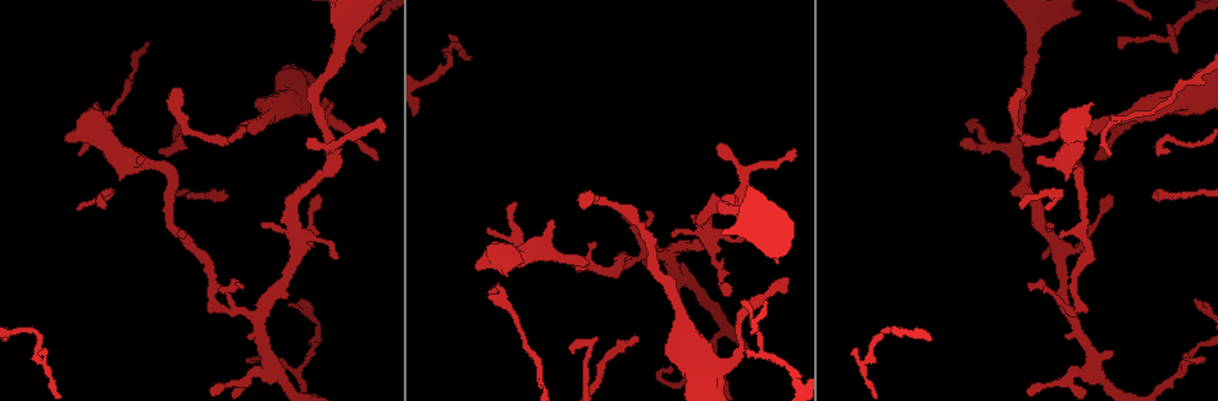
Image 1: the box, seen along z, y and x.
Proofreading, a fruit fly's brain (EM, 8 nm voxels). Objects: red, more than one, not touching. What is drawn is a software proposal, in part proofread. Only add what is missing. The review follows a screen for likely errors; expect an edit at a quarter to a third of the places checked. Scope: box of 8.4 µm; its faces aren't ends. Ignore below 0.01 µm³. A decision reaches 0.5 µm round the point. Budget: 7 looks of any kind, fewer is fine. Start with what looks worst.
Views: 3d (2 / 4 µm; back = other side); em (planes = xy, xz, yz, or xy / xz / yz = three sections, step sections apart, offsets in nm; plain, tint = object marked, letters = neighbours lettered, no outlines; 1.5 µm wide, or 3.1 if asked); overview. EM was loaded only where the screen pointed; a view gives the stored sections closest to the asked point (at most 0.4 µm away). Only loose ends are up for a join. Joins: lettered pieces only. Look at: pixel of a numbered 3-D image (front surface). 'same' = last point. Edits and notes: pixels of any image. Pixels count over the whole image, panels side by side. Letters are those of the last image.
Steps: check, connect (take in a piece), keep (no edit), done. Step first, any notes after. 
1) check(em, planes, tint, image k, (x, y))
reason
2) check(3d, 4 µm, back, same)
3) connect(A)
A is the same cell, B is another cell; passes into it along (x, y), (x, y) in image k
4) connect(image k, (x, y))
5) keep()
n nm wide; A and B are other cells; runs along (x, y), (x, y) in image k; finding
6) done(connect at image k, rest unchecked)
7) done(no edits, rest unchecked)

check(3d, 4 µm, image 1, (1098, 158))
branch stops here

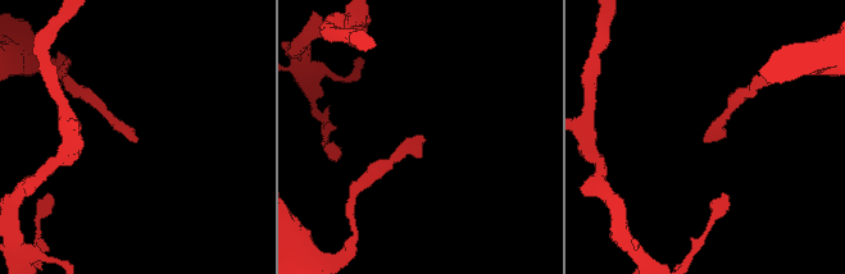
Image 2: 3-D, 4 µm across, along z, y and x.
check(em, xy, step 8, tint, image 2, (134, 140))

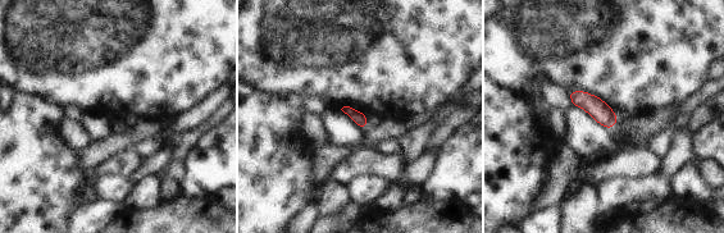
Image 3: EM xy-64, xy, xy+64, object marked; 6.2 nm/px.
check(em, planes, letters, same)

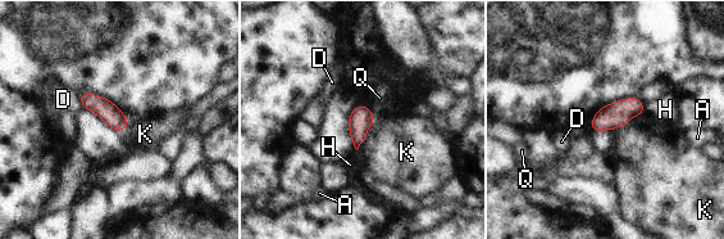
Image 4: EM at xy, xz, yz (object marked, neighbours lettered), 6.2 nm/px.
keep()
140 nm wide; A, D, H, K and Q are other cells; border along (642, 113), (614, 129) in image 4; none of them fits

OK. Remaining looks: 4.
check(3d, 4 µm, back, image 1, (476, 266))
thick end

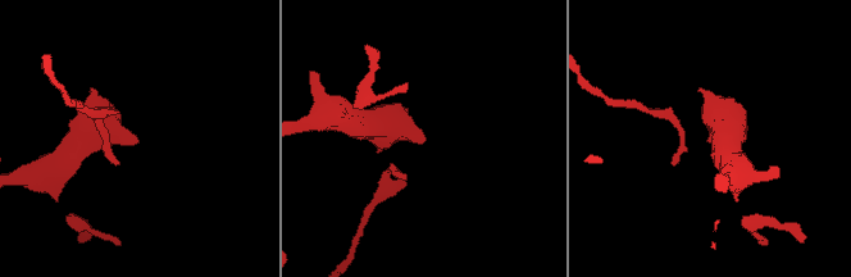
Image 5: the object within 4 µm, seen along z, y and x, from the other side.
check(em, xz, step 4, letters, image 5, (424, 137))

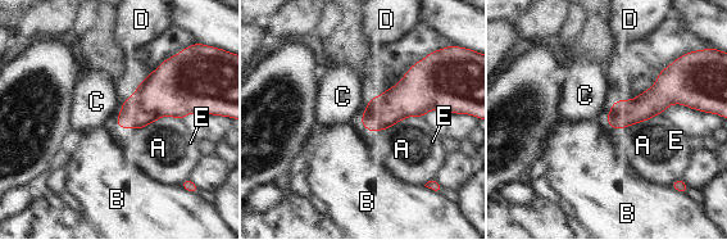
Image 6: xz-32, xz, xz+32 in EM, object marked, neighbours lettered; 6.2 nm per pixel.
check(em, yz, step 8, letters, same)

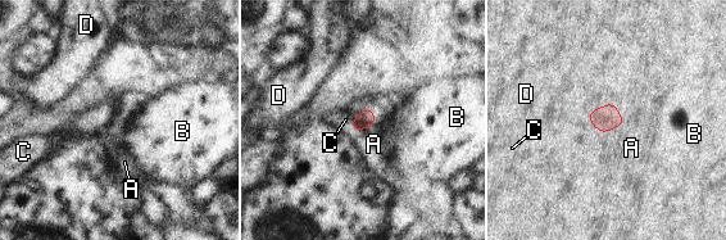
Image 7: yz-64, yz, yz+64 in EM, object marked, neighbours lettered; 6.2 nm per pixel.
keep()
A, B, C and D are other cells; border along (366, 108), (354, 118), (350, 127) in image 7; none of them fits

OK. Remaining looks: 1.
done(no edits, rest unchecked)

